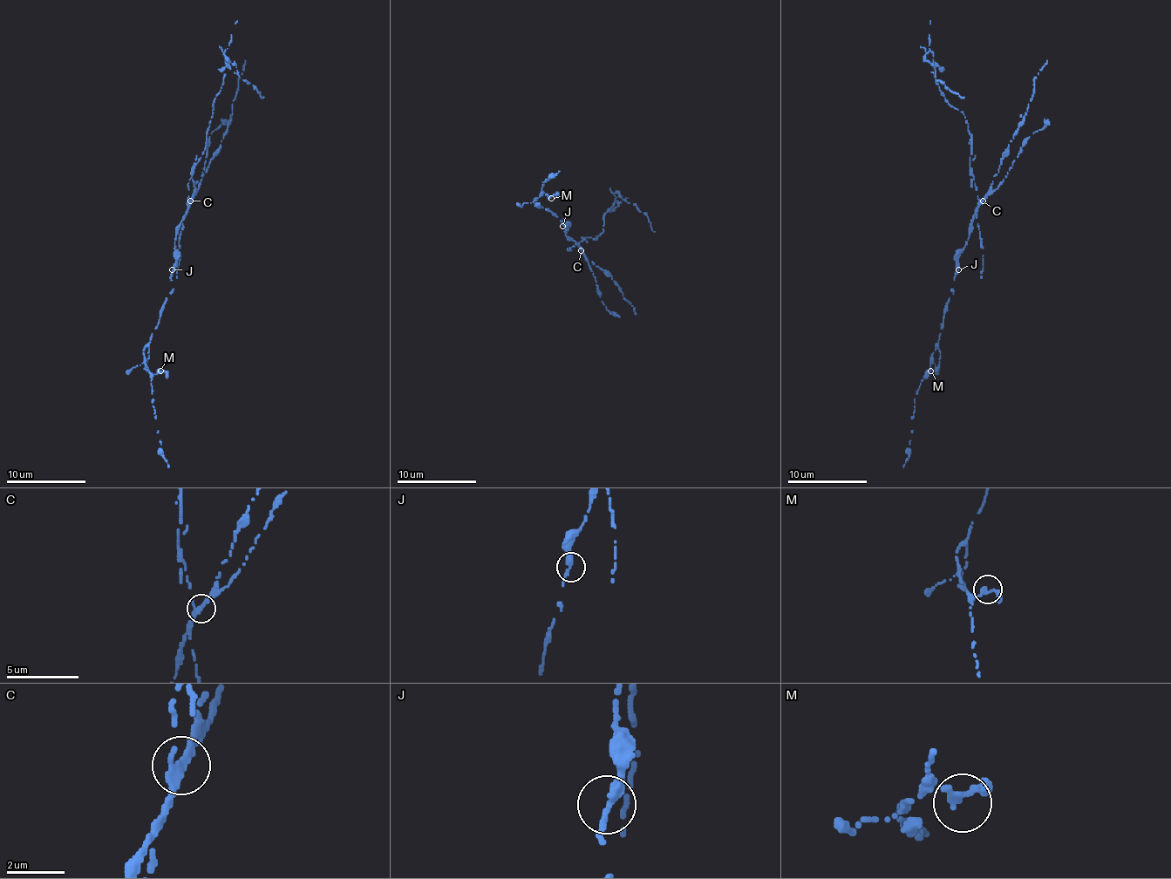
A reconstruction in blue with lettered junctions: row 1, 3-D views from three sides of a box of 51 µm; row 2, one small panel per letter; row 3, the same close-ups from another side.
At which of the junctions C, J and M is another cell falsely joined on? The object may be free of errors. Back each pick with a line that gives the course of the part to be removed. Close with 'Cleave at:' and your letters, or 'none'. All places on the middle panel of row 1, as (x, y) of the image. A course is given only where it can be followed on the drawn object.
C: (581, 249), (579, 241), (601, 235), (604, 214), (614, 202), (614, 206), (622, 201), (646, 214), (654, 232)
Cleave at: C

